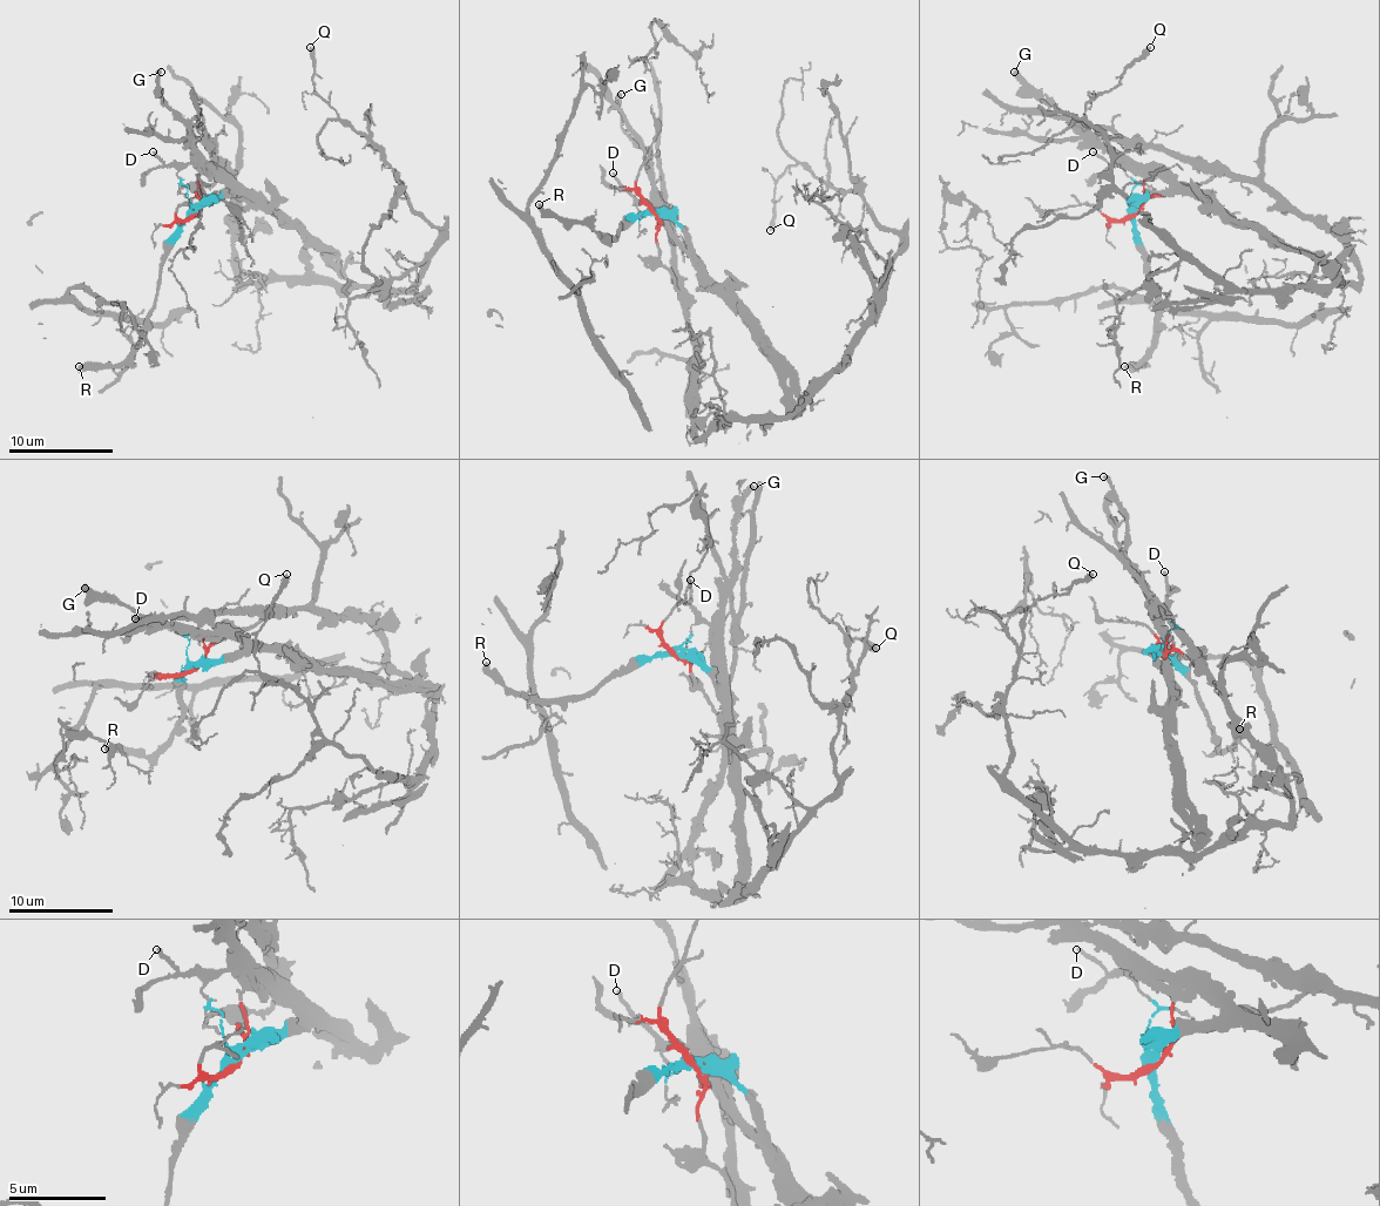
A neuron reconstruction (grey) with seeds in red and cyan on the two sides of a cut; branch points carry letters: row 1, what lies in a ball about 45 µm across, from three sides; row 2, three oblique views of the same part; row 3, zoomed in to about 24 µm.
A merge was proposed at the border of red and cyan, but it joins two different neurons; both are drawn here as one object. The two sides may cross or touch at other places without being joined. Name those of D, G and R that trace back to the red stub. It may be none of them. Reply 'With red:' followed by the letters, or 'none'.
With red: none

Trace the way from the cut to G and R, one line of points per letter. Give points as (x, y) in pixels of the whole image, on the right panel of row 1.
G: (1131, 212), (1131, 189), (1136, 184), (1108, 150), (1097, 148), (1048, 97), (1040, 97), (1014, 72)
R: (1131, 212), (1134, 234), (1147, 251), (1157, 311), (1157, 343), (1142, 364), (1123, 366)

